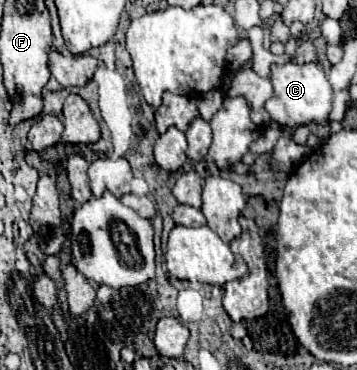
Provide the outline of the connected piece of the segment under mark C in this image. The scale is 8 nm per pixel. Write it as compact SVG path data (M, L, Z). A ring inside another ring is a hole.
M288 61L284 65L274 65L270 79L274 85L274 97L266 103L266 111L270 113L272 121L286 129L296 129L310 123L328 123L328 115L332 111L332 87L324 75L324 69L318 63L298 65L294 61Z

